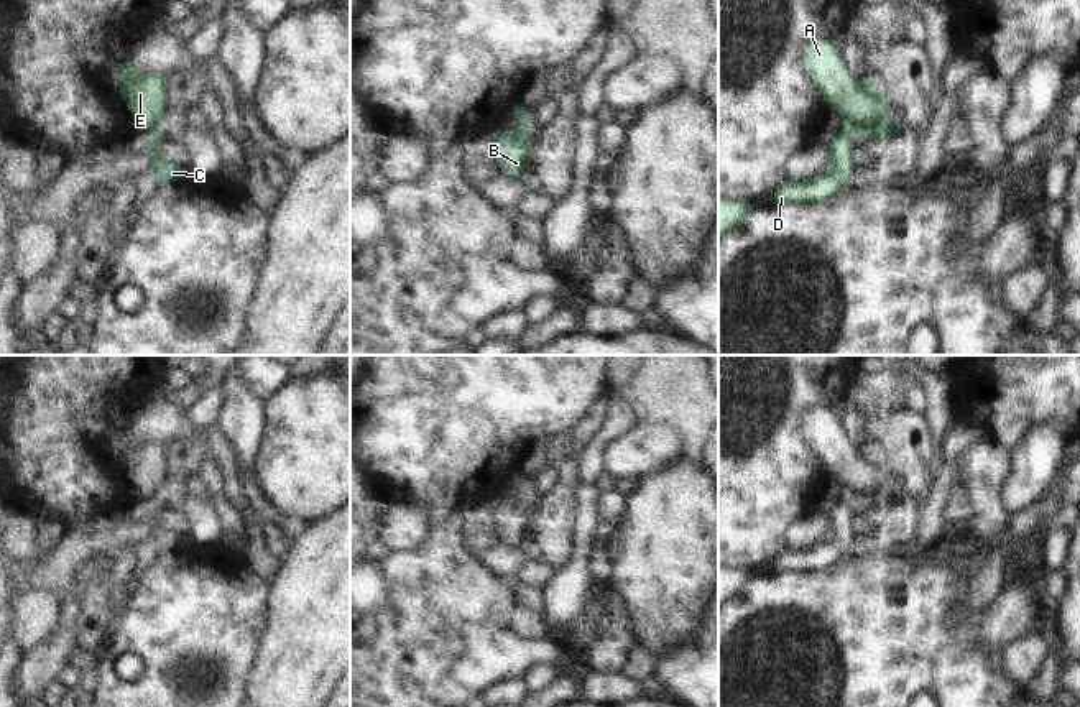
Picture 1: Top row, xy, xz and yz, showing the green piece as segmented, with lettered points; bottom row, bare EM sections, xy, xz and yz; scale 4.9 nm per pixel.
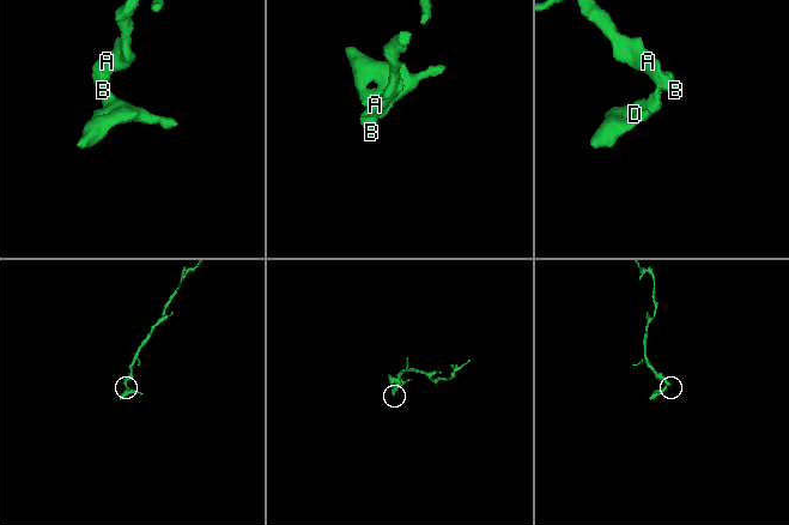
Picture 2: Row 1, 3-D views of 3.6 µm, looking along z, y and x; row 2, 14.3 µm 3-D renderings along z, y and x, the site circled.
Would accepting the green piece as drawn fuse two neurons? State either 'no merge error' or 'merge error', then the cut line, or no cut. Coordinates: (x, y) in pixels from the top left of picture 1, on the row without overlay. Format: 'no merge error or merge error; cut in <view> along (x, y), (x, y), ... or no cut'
merge error; cut in yz along (845, 497), (855, 503)

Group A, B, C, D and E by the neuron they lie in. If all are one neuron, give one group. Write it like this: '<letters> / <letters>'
A B E / C D

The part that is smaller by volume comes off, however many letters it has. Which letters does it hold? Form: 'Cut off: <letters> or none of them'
Cut off: C, D

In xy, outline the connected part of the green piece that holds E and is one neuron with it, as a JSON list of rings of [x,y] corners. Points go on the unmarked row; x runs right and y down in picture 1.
[[[130,426],[122,432],[118,454],[120,465],[133,483],[136,495],[151,501],[159,500],[168,475],[166,444],[138,441]]]

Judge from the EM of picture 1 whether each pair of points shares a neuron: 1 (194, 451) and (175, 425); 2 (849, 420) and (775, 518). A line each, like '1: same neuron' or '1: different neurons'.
1: different neurons
2: different neurons

